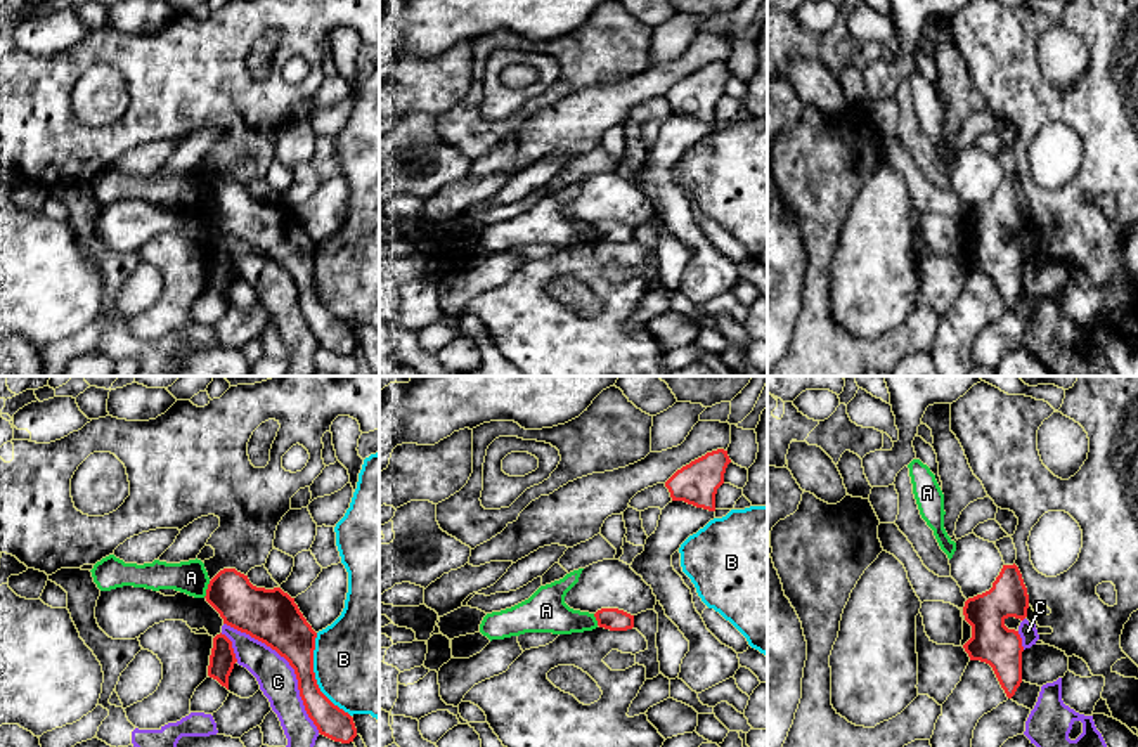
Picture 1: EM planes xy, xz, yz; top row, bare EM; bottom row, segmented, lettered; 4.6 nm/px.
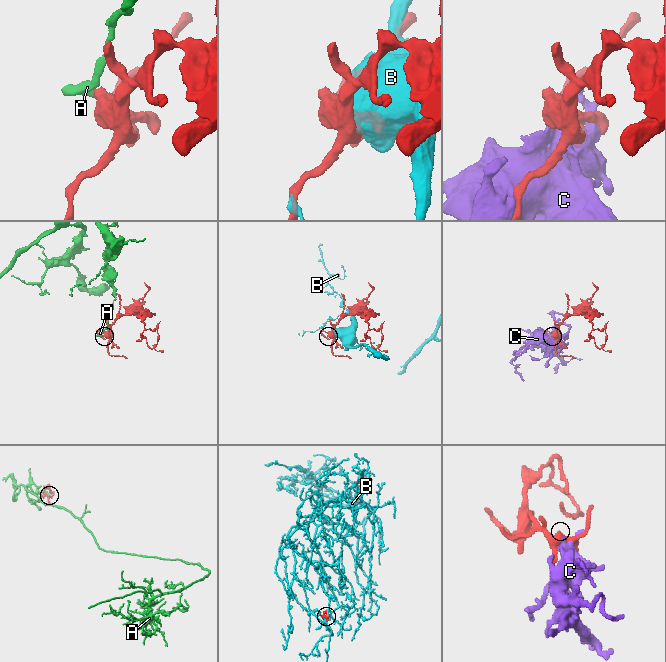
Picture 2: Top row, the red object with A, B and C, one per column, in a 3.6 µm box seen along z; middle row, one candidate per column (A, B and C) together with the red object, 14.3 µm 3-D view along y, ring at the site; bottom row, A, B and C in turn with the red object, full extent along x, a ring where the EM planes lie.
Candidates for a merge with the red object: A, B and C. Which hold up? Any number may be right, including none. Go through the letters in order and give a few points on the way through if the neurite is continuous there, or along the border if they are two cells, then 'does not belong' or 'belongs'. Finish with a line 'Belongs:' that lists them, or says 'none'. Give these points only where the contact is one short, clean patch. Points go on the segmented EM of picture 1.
A: along xy (210, 581), (203, 597) | does not belong
B: does not belong
C: does not belong
Belongs: none

